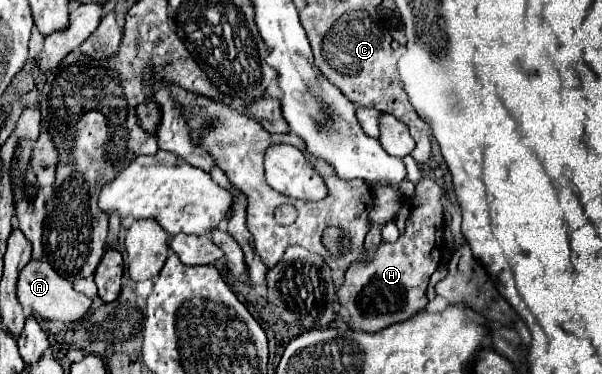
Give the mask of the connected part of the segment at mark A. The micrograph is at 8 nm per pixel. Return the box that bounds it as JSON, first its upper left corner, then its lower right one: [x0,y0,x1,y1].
[18,259,92,323]

